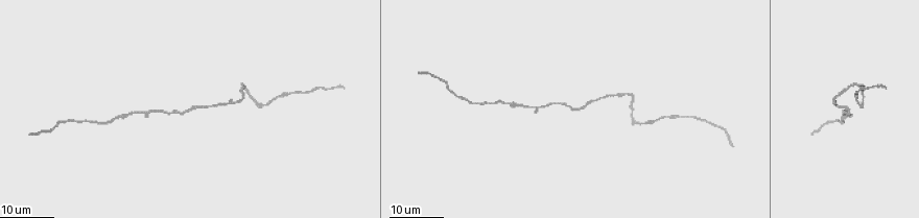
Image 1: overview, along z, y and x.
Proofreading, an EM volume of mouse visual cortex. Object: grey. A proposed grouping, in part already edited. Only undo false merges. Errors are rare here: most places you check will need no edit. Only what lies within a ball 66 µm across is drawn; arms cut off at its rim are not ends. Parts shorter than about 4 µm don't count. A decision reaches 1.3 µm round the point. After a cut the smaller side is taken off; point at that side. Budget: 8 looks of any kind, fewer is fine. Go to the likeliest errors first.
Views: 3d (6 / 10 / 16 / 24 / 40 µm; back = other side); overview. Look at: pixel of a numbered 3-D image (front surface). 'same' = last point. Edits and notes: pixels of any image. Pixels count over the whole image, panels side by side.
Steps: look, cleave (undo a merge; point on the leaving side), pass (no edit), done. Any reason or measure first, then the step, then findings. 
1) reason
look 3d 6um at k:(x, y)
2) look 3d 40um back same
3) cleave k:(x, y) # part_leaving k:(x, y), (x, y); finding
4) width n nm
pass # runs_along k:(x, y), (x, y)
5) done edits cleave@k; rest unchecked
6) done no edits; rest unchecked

calibre changes
look 3d 16um at 1:(80, 120)

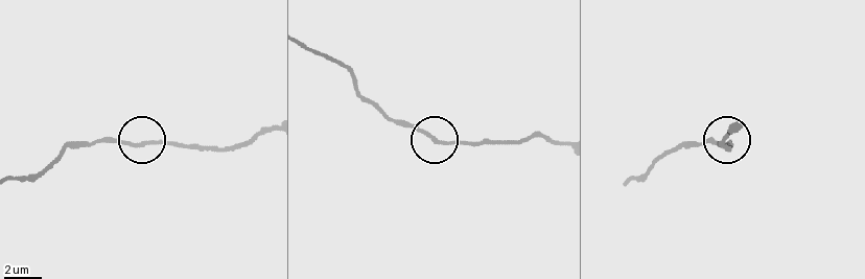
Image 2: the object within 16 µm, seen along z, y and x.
look 3d 10um at 2:(135, 143)

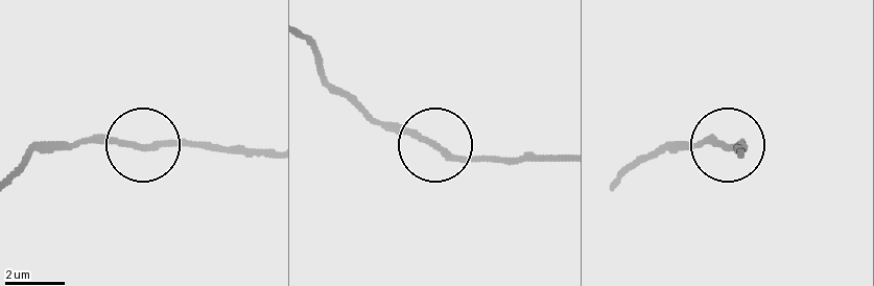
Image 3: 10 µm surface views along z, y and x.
pass # runs_along 3:(564, 158), (458, 158), (392, 130), (349, 93); all the same cell

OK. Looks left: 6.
look 3d 24um at 1:(131, 115)

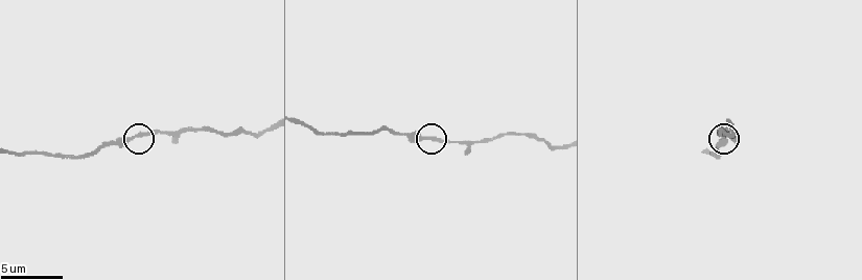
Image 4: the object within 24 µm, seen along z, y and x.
look 3d 6um at 4:(433, 137)

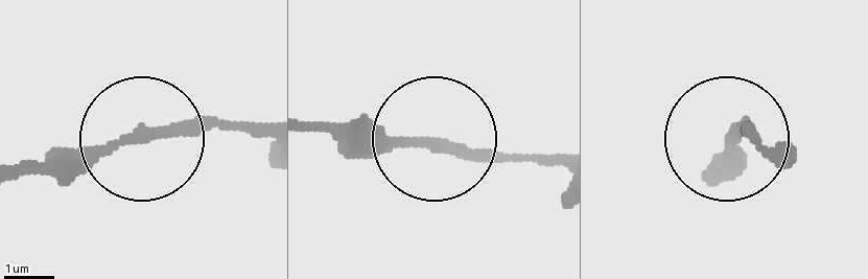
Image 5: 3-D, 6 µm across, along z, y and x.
pass # one cell here

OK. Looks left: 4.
thick turns thin
look 3d 24um at 1:(860, 103)

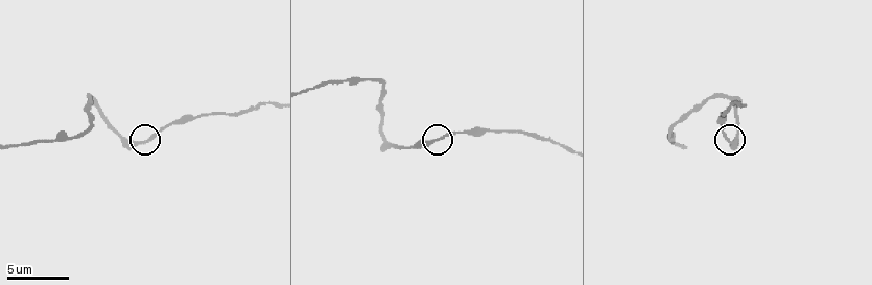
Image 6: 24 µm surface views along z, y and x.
look 3d 6um at 6:(145, 139)

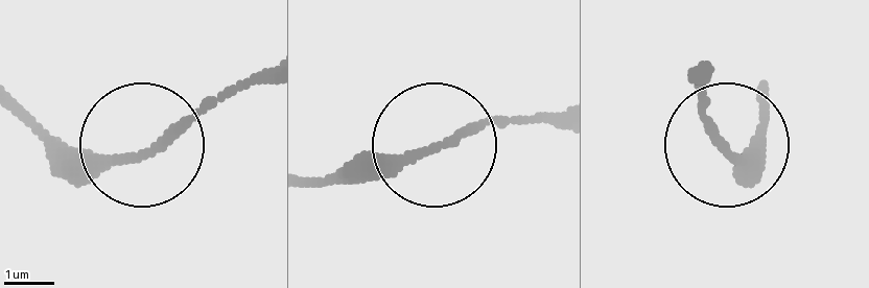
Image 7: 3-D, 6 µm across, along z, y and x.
pass # runs_along 7:(18, 97), (68, 142), (118, 159), (167, 142), (251, 76); continuous, no second cell

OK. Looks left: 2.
thick turns thin
look 3d 10um at 6:(490, 130)

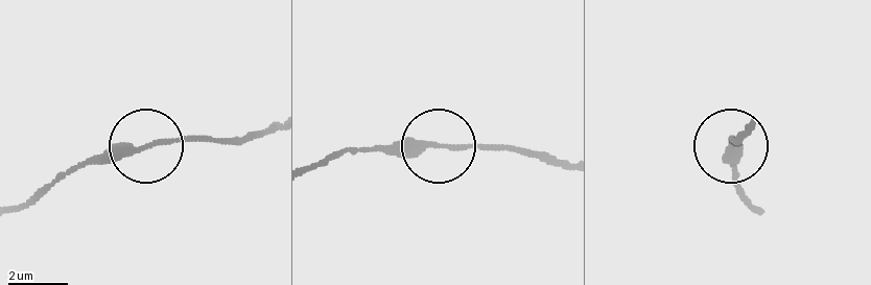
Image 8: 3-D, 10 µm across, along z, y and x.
pass # runs_along 8:(313, 167), (358, 147), (513, 147); all the same cell

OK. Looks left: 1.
done no edits; rest unchecked

